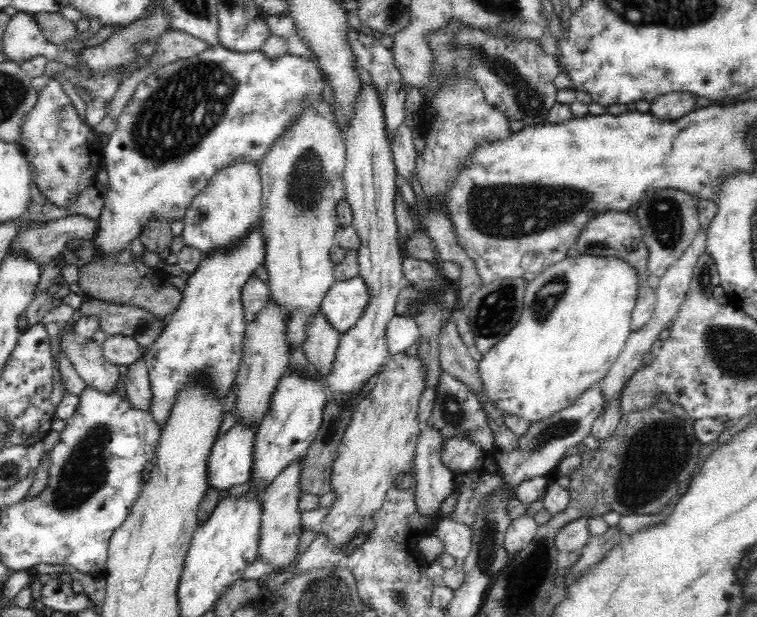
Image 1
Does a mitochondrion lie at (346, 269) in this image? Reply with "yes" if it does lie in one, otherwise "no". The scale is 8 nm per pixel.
no

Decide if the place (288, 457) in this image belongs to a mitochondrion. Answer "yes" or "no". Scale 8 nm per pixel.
no

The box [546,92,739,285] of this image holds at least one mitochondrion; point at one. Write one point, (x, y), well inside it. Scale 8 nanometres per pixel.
(664, 214)

